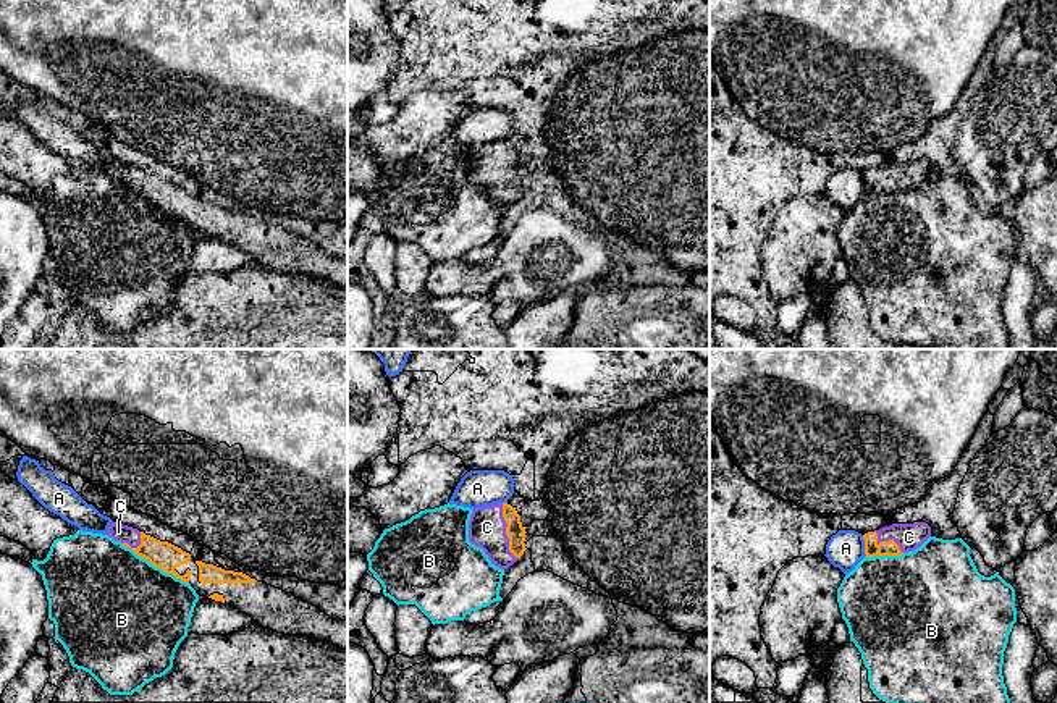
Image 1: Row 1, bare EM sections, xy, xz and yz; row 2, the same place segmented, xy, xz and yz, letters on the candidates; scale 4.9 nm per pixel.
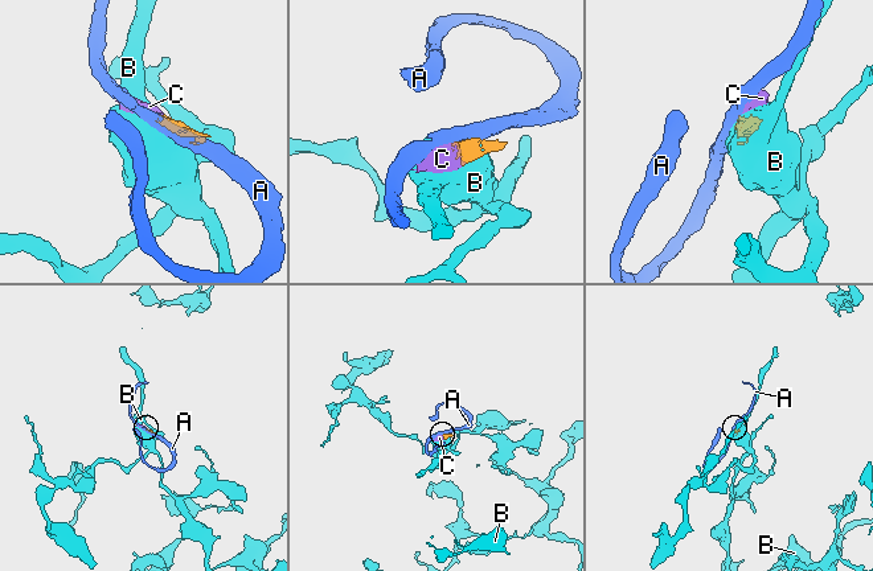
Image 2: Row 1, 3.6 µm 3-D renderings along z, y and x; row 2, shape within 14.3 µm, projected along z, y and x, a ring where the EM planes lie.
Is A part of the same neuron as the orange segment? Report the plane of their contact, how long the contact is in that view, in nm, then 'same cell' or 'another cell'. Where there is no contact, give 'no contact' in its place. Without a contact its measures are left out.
meets orange in yz; contact 110 nm long; another cell

